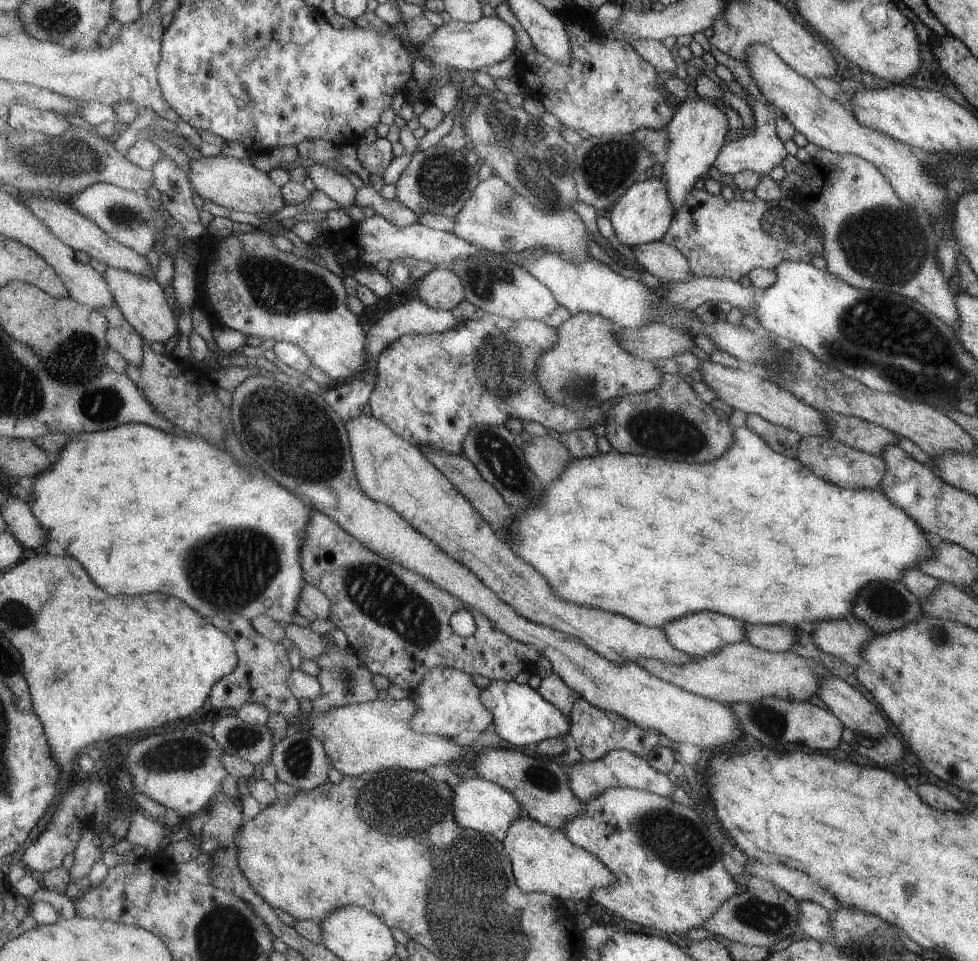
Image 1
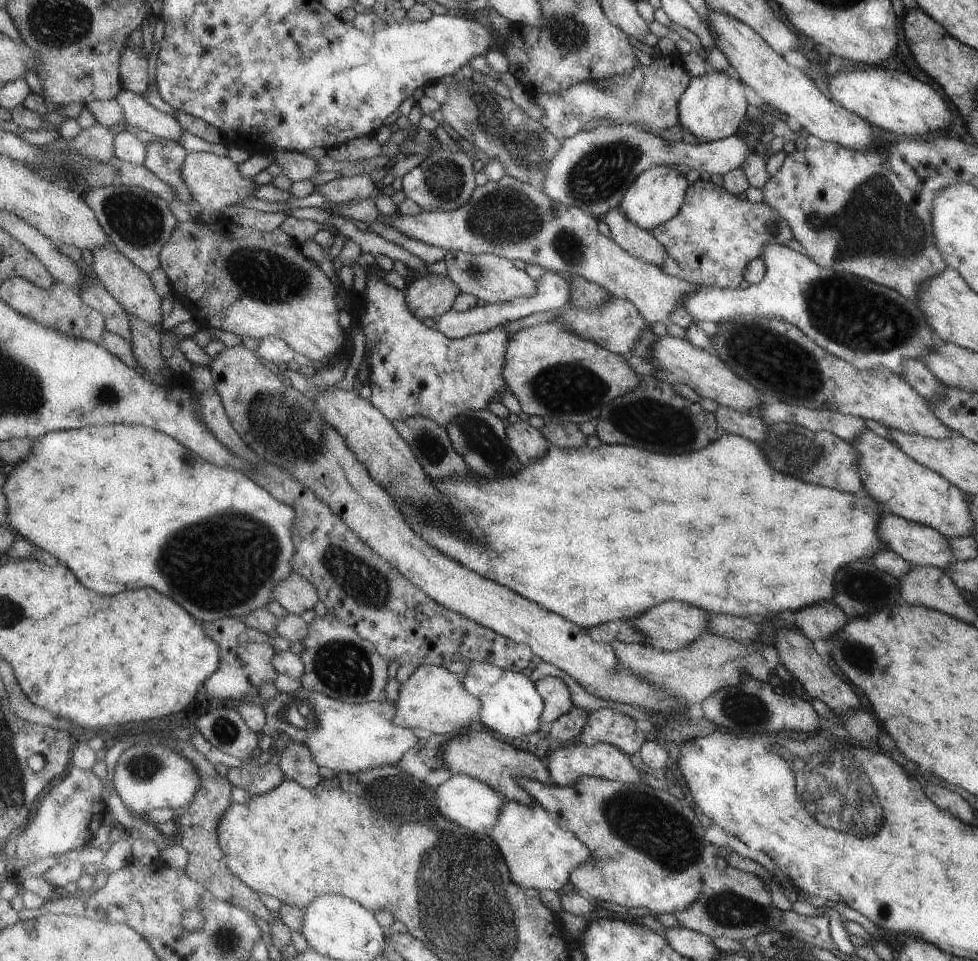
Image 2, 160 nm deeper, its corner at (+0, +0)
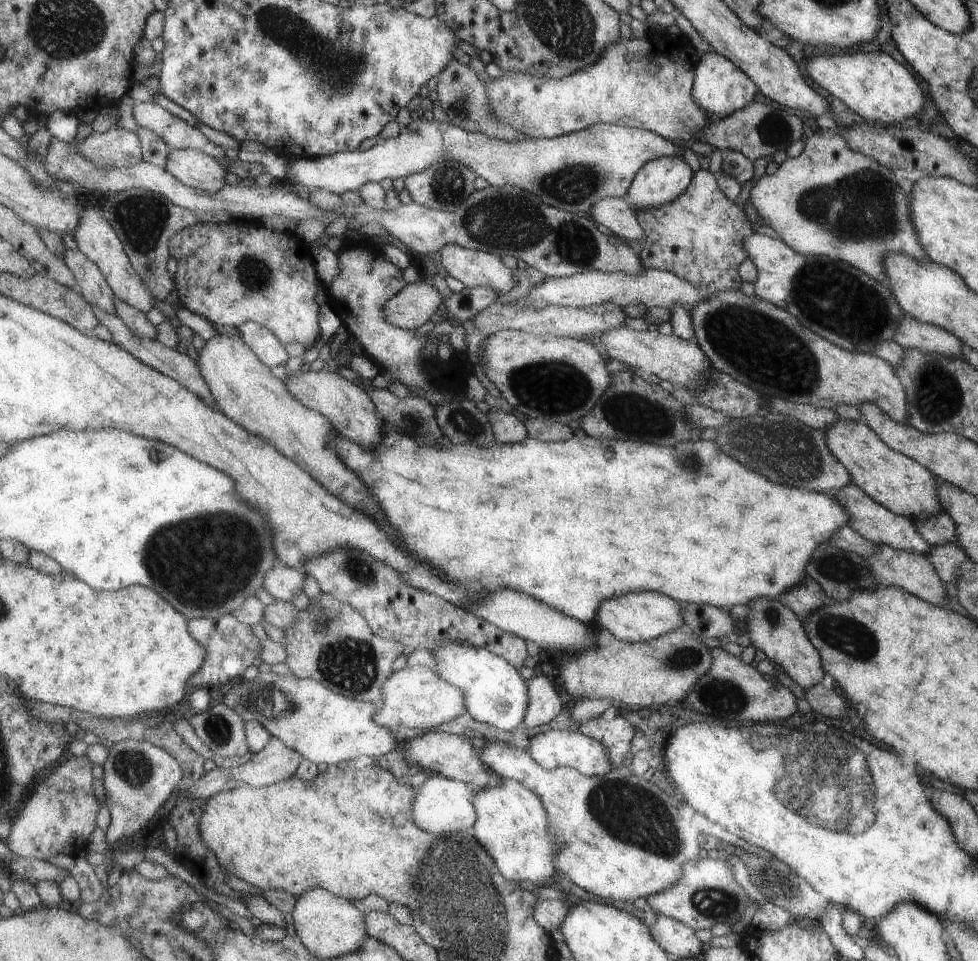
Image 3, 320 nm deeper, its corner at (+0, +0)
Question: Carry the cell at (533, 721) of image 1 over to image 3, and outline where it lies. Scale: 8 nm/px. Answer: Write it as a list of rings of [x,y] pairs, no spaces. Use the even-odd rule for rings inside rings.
[[[445,642],[432,654],[437,658],[439,668],[435,670],[441,674],[441,678],[465,692],[467,712],[475,721],[493,726],[498,733],[511,732],[525,722],[531,704],[528,681],[523,680],[519,670],[503,656],[465,642]]]

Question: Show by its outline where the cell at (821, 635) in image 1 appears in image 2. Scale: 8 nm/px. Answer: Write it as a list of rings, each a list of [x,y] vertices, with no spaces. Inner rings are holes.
[[[817,602],[813,606],[805,606],[803,610],[793,612],[793,621],[790,623],[813,641],[822,645],[825,638],[845,625],[849,618],[835,604],[831,602]]]

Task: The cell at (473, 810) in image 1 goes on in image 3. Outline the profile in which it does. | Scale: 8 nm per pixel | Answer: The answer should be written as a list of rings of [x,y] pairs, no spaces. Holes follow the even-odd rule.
[[[429,773],[428,779],[418,788],[413,812],[415,822],[426,832],[438,834],[439,832],[460,832],[465,829],[472,829],[479,818],[479,812],[475,808],[475,796],[483,792],[472,783],[460,782],[446,778],[444,775]]]

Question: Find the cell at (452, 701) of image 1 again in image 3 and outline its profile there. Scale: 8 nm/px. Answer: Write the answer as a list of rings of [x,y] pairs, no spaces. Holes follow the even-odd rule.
[[[408,666],[394,672],[383,688],[385,704],[377,710],[376,722],[379,726],[401,726],[413,730],[430,730],[461,716],[467,706],[465,692],[441,678],[436,670],[427,666]]]

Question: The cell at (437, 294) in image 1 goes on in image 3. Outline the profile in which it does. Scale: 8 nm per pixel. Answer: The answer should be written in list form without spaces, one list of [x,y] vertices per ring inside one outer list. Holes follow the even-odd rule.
[[[427,279],[407,284],[405,289],[385,306],[385,320],[393,326],[415,330],[436,317],[445,298]]]

